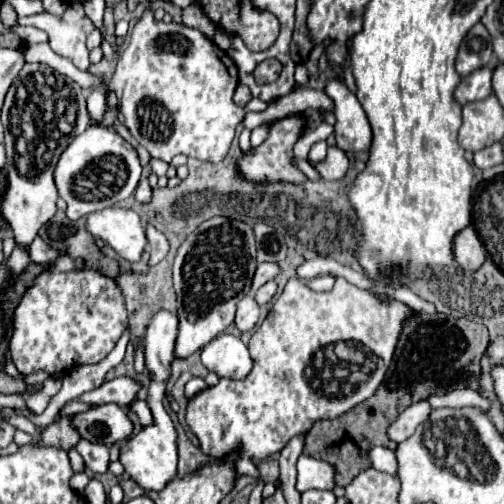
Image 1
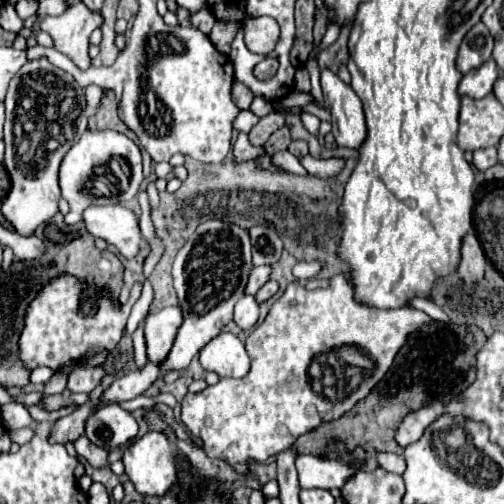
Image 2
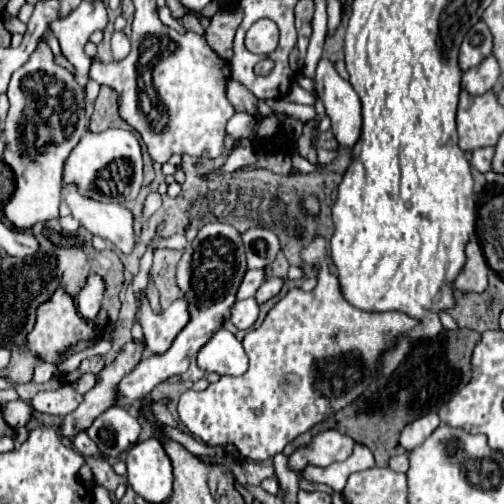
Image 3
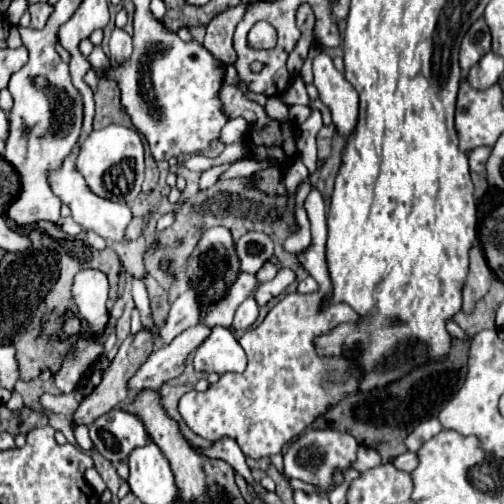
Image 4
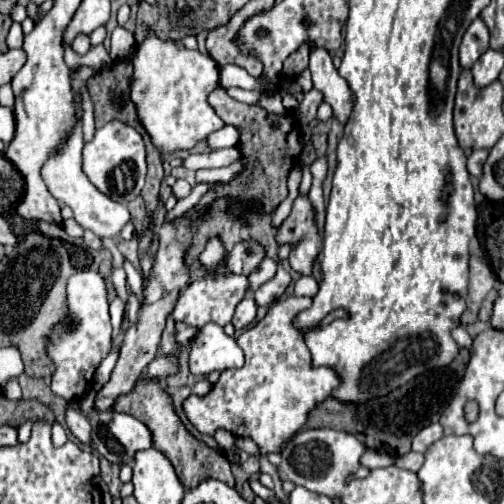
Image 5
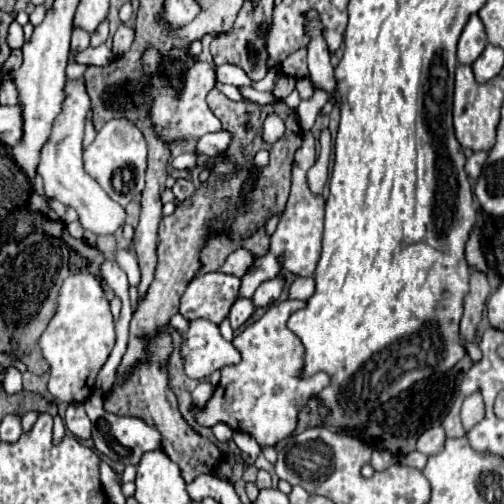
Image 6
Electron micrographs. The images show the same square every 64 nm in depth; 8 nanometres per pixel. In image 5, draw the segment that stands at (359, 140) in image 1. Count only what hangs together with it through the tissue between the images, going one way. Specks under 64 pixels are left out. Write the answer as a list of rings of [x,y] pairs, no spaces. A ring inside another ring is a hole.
[[[326,48],[310,50],[310,72],[312,72],[314,88],[324,94],[324,102],[328,102],[332,106],[338,122],[344,124],[352,112],[354,96],[352,96],[346,80],[334,68],[332,58]]]

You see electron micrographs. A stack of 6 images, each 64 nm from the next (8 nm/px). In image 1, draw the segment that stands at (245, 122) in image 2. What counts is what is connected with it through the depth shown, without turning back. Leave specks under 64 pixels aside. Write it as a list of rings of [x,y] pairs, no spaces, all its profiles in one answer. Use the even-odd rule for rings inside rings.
[[[294,88],[288,96],[282,96],[280,100],[270,102],[270,106],[264,112],[248,112],[242,120],[244,128],[254,130],[256,126],[272,120],[280,120],[286,116],[296,116],[302,114],[304,110],[314,108],[314,110],[332,110],[332,100],[324,94],[324,90],[314,90],[314,88]]]

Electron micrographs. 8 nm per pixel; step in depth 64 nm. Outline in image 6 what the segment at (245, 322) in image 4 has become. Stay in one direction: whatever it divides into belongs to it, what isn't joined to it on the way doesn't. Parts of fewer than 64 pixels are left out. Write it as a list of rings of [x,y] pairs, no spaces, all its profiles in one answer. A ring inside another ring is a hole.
[[[238,298],[236,304],[230,308],[230,314],[228,314],[228,320],[230,320],[230,326],[232,330],[238,330],[254,312],[254,304],[252,300],[246,300],[246,298]]]

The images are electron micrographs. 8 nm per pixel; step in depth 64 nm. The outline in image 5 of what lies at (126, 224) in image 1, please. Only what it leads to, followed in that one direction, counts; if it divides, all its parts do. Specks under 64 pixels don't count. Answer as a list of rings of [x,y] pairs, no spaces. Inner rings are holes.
[[[76,92],[76,128],[72,130],[72,134],[64,140],[64,144],[60,144],[60,148],[56,148],[56,152],[52,152],[52,156],[46,160],[44,168],[42,168],[42,180],[46,182],[50,194],[60,202],[66,204],[74,210],[74,220],[86,228],[92,230],[96,236],[100,238],[112,238],[116,236],[122,226],[130,220],[130,212],[124,204],[110,200],[108,196],[104,196],[90,180],[88,176],[82,172],[82,104],[80,104],[80,92]]]

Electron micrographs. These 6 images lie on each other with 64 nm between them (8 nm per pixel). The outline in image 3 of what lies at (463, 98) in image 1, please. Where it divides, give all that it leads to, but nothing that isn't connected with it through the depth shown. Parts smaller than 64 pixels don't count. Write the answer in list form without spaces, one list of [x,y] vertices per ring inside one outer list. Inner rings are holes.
[[[488,56],[476,68],[470,68],[468,72],[464,72],[462,86],[474,96],[484,94],[496,86],[498,76],[500,76],[500,64],[494,56]]]

